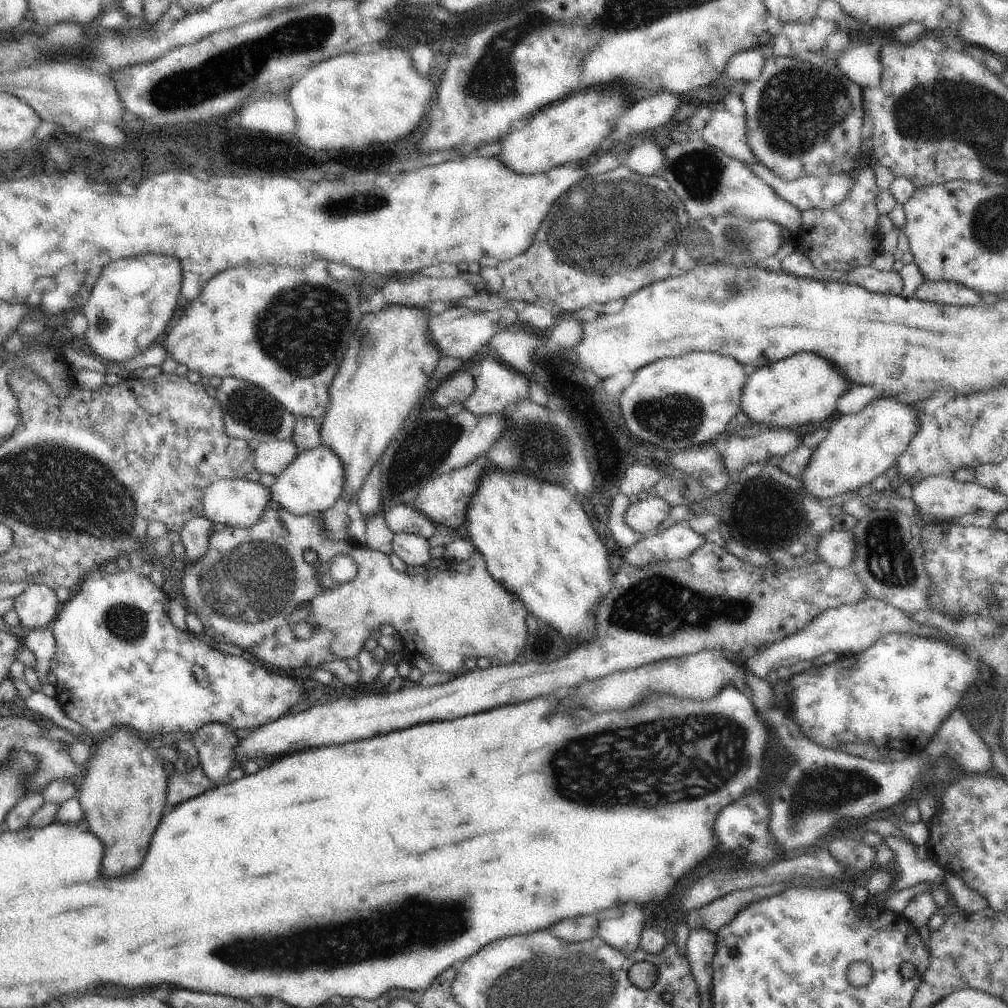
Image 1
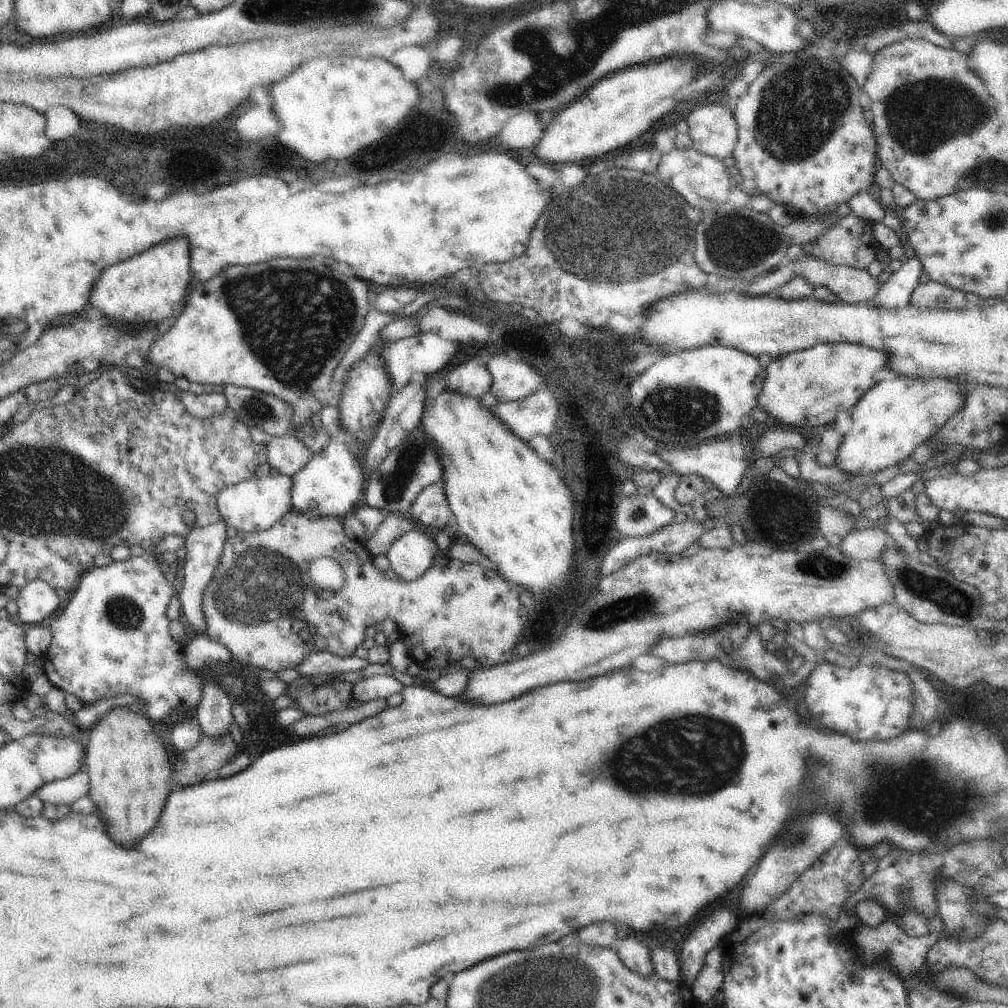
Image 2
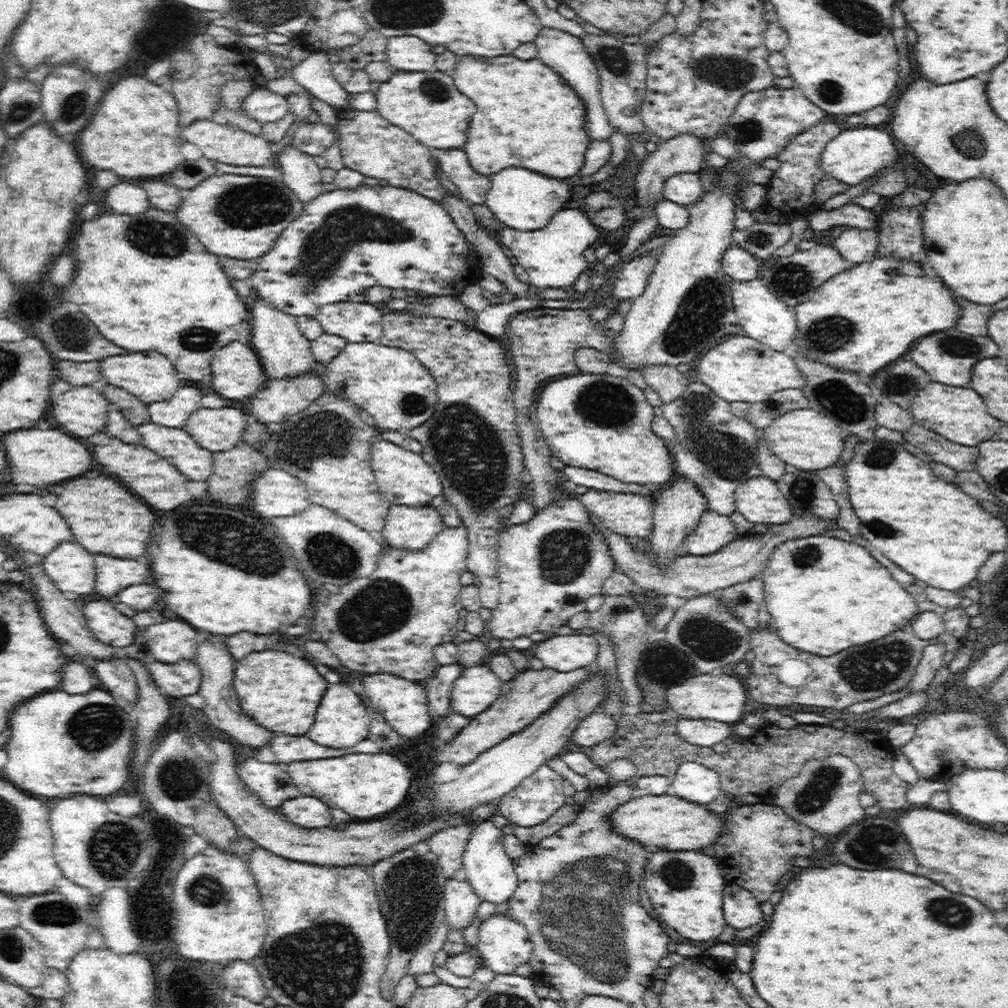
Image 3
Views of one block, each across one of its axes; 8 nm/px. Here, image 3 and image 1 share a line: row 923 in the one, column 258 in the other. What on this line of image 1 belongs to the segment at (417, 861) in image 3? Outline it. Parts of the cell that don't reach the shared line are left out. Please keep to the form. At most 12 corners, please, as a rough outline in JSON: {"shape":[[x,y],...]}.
{"shape":[[226,377],[215,399],[228,436],[292,438],[297,417],[264,388]]}

